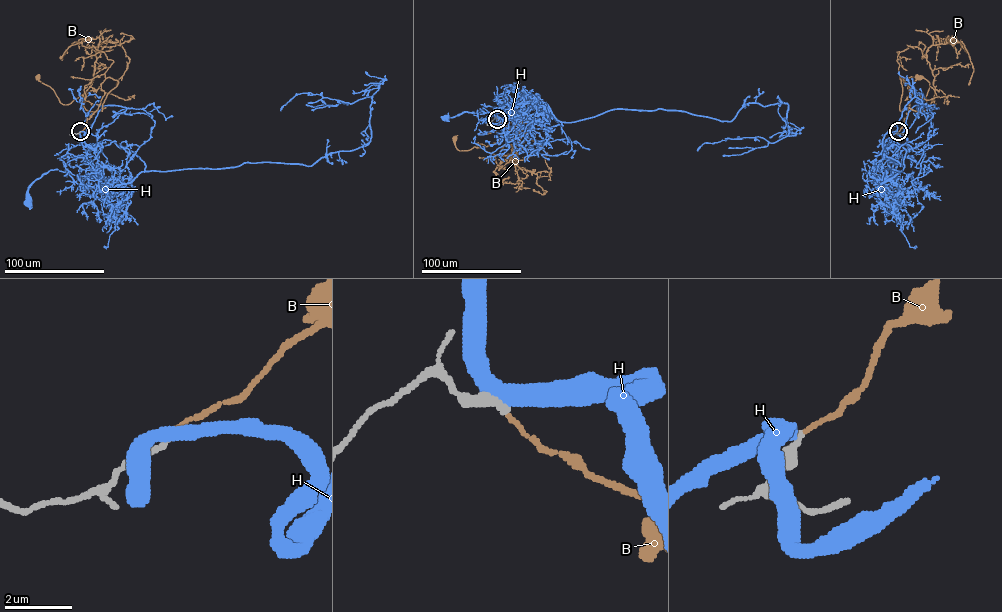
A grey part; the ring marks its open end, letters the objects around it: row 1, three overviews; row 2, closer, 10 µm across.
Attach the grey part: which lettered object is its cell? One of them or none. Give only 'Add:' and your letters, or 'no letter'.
Add: B

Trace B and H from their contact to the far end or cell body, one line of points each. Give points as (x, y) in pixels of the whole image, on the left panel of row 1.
B: (80, 131), (104, 95), (101, 84), (117, 81), (105, 107), (91, 111), (82, 95), (62, 104), (37, 77)
H: (80, 132), (94, 150), (92, 162), (99, 189), (83, 186), (65, 172), (51, 170), (30, 186), (28, 203)

